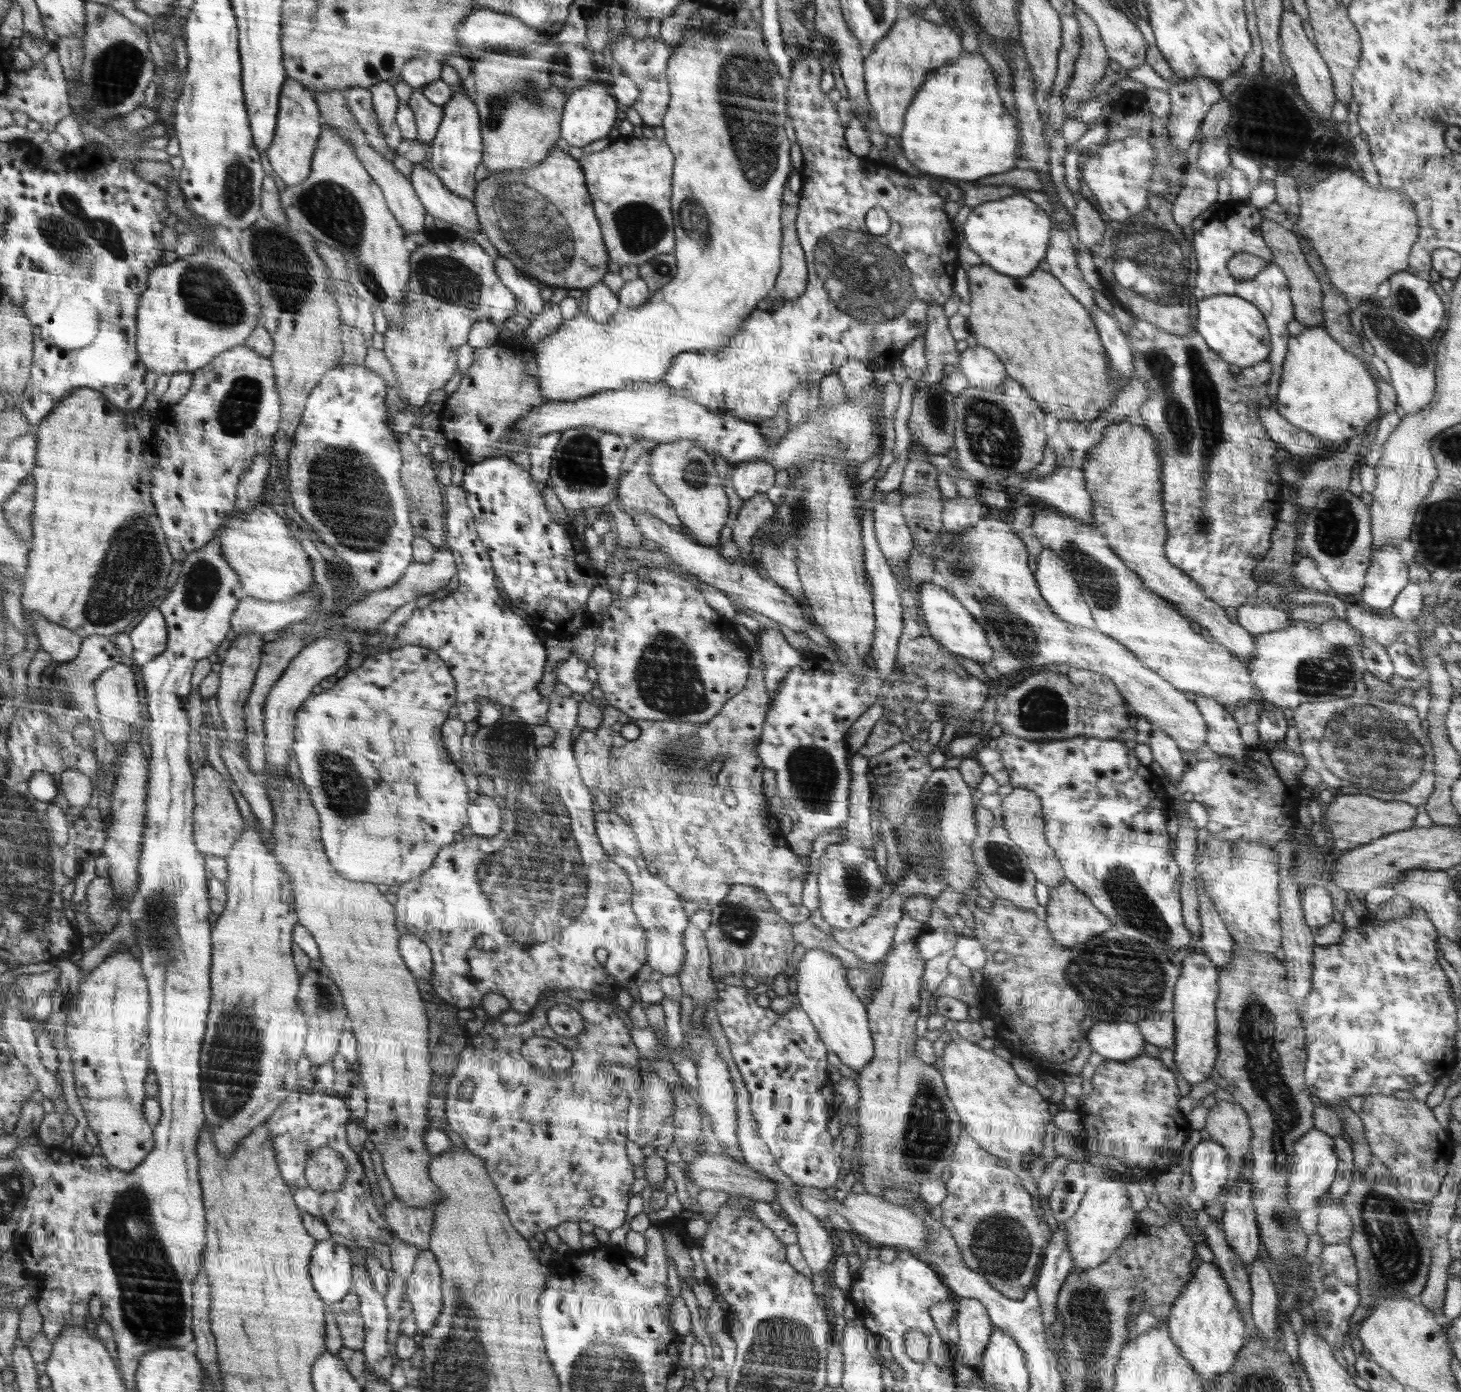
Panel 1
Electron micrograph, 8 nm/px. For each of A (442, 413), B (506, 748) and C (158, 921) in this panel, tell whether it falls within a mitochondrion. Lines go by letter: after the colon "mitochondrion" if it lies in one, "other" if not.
A: other
B: mitochondrion
C: mitochondrion

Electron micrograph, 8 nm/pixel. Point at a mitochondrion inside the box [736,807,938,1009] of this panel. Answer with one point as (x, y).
(857, 888)

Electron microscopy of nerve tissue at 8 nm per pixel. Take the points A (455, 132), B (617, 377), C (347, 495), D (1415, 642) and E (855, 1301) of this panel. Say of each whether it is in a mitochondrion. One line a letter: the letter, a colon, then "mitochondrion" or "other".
A: other
B: other
C: mitochondrion
D: other
E: other

